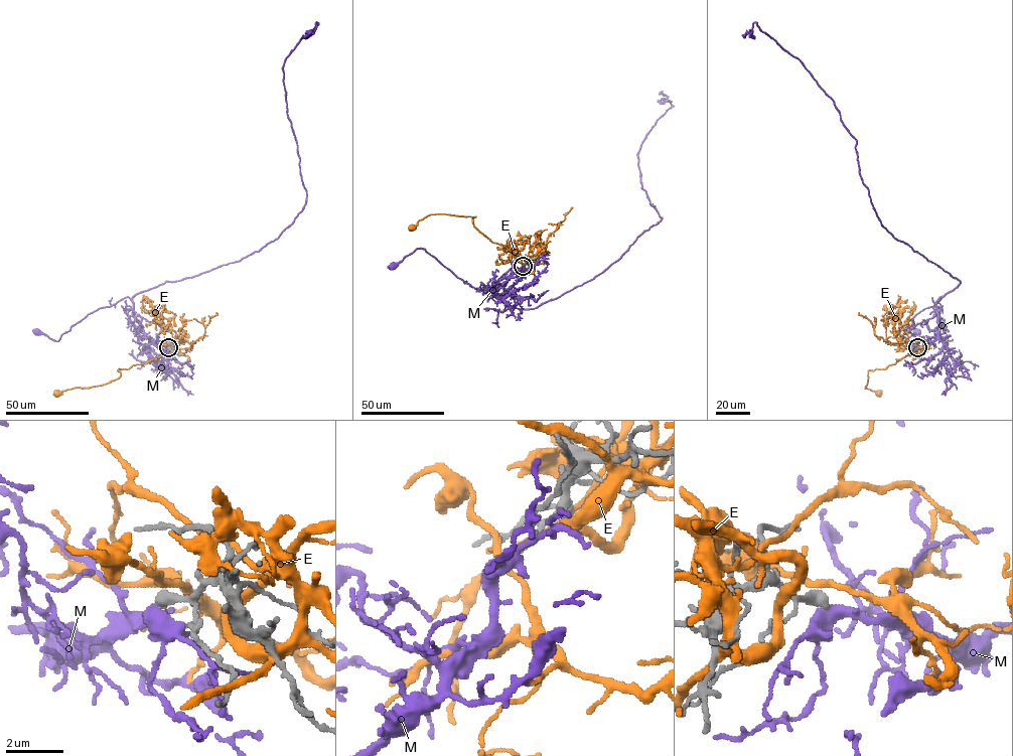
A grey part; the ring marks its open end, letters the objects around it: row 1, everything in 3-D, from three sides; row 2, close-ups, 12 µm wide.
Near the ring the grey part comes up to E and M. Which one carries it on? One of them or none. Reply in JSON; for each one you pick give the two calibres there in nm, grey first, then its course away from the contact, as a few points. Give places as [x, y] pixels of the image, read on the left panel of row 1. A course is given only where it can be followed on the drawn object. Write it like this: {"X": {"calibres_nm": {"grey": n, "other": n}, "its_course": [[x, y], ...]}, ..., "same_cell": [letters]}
{"M": {"calibres_nm": {"grey": 400, "other": 440}, "its_course": [[168, 347], [161, 349], [148, 338], [135, 318], [133, 301], [127, 297], [89, 313], [58, 340], [37, 332]]}, "same_cell": ["M"]}

